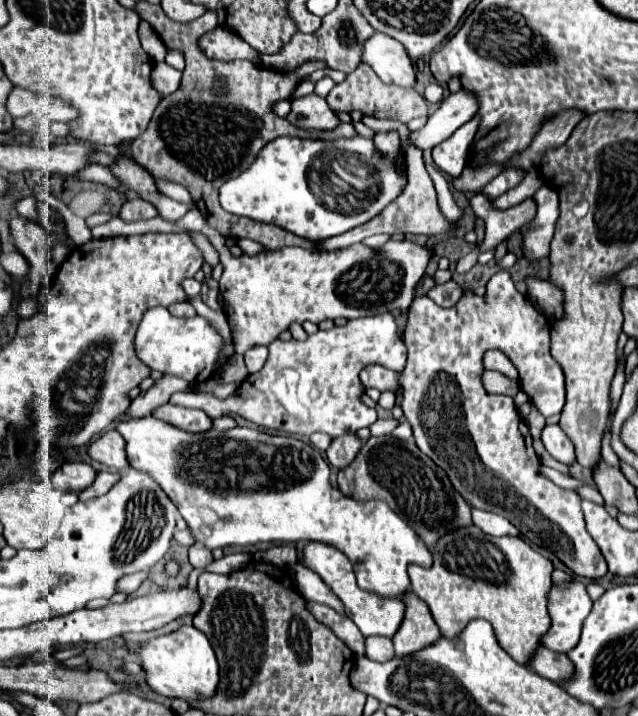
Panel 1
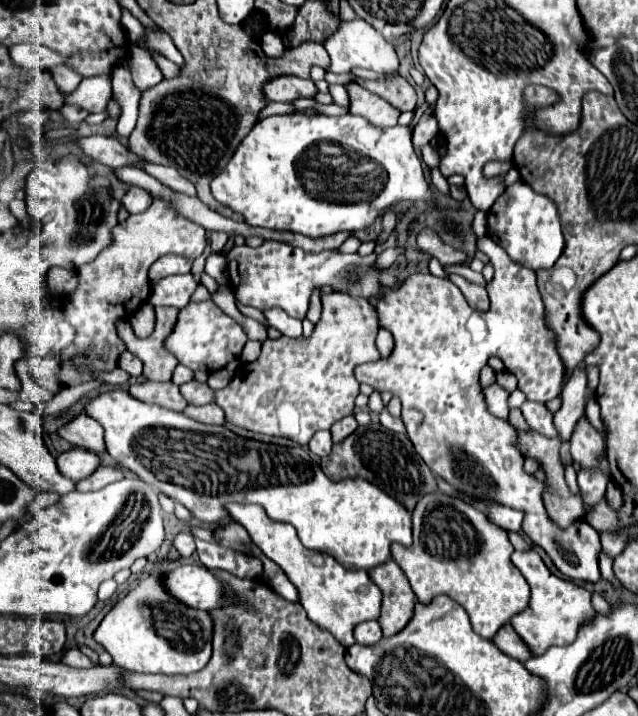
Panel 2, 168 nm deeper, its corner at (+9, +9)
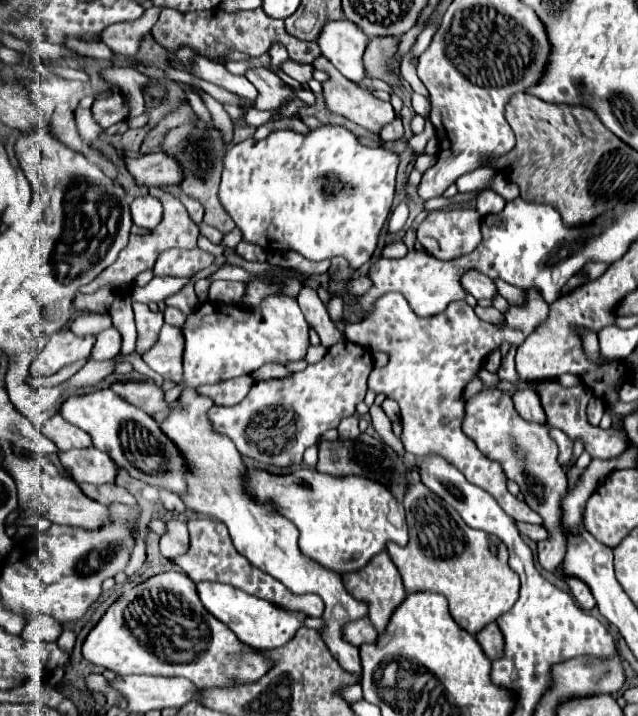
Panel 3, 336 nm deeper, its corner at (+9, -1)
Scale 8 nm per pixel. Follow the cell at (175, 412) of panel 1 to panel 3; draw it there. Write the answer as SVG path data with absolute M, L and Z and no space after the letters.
M153 380L145 382L117 382L111 386L115 394L125 398L127 402L135 404L137 408L145 410L147 414L155 414L161 410L167 410L169 404L165 402L165 394L159 386L155 386Z

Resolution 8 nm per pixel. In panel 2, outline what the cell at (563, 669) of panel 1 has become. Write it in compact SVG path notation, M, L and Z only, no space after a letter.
M505 624L503 628L499 628L499 632L491 638L491 642L507 656L525 662L527 658L531 658L531 650L523 644L523 640L519 638L519 634L511 628L511 624Z

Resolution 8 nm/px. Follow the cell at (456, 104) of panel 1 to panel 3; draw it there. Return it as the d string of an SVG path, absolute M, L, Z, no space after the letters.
M323 124L307 134L277 130L265 140L243 140L225 154L225 170L219 186L219 202L243 232L243 240L259 244L267 252L295 250L309 260L343 256L351 268L367 264L377 248L379 234L391 214L397 186L399 156L385 148L369 148L345 126Z

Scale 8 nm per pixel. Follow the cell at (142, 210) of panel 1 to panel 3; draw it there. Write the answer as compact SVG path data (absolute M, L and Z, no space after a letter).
M147 194L147 196L137 196L137 198L131 202L133 224L137 224L137 226L141 226L141 228L153 230L153 228L161 222L161 214L163 214L161 202L159 202L157 198L153 198L151 194Z

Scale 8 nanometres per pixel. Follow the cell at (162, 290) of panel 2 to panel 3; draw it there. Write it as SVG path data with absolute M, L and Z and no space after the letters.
M165 306L163 316L165 316L165 322L173 324L173 326L183 326L183 322L185 322L185 314L173 306Z

